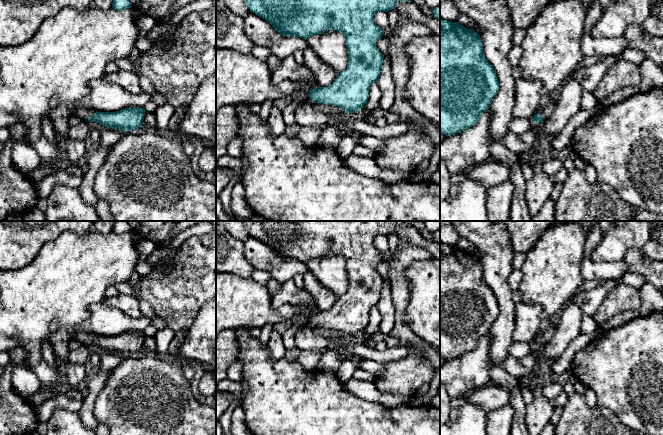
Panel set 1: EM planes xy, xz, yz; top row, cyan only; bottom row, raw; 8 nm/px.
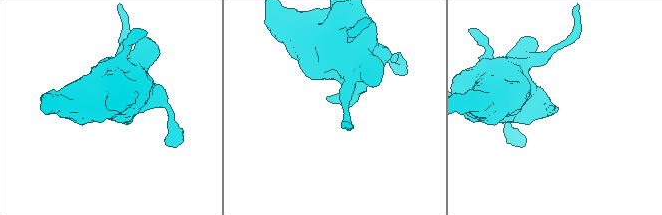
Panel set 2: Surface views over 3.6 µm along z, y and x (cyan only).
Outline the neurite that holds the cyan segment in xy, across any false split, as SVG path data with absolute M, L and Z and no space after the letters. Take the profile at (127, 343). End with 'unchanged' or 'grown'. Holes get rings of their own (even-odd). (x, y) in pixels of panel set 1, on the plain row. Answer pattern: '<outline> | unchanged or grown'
M85 326L76 330L71 338L82 344L98 346L99 348L113 353L130 355L140 352L143 349L143 343L146 334L144 332L125 332L116 336L96 336Z | grown

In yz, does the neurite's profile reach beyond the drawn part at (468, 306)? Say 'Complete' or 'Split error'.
Complete

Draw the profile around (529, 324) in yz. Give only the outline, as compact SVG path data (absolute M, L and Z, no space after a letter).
M524 302L516 303L516 327L513 333L515 343L533 343L540 332L547 325L541 319L542 308L538 305L528 305Z

